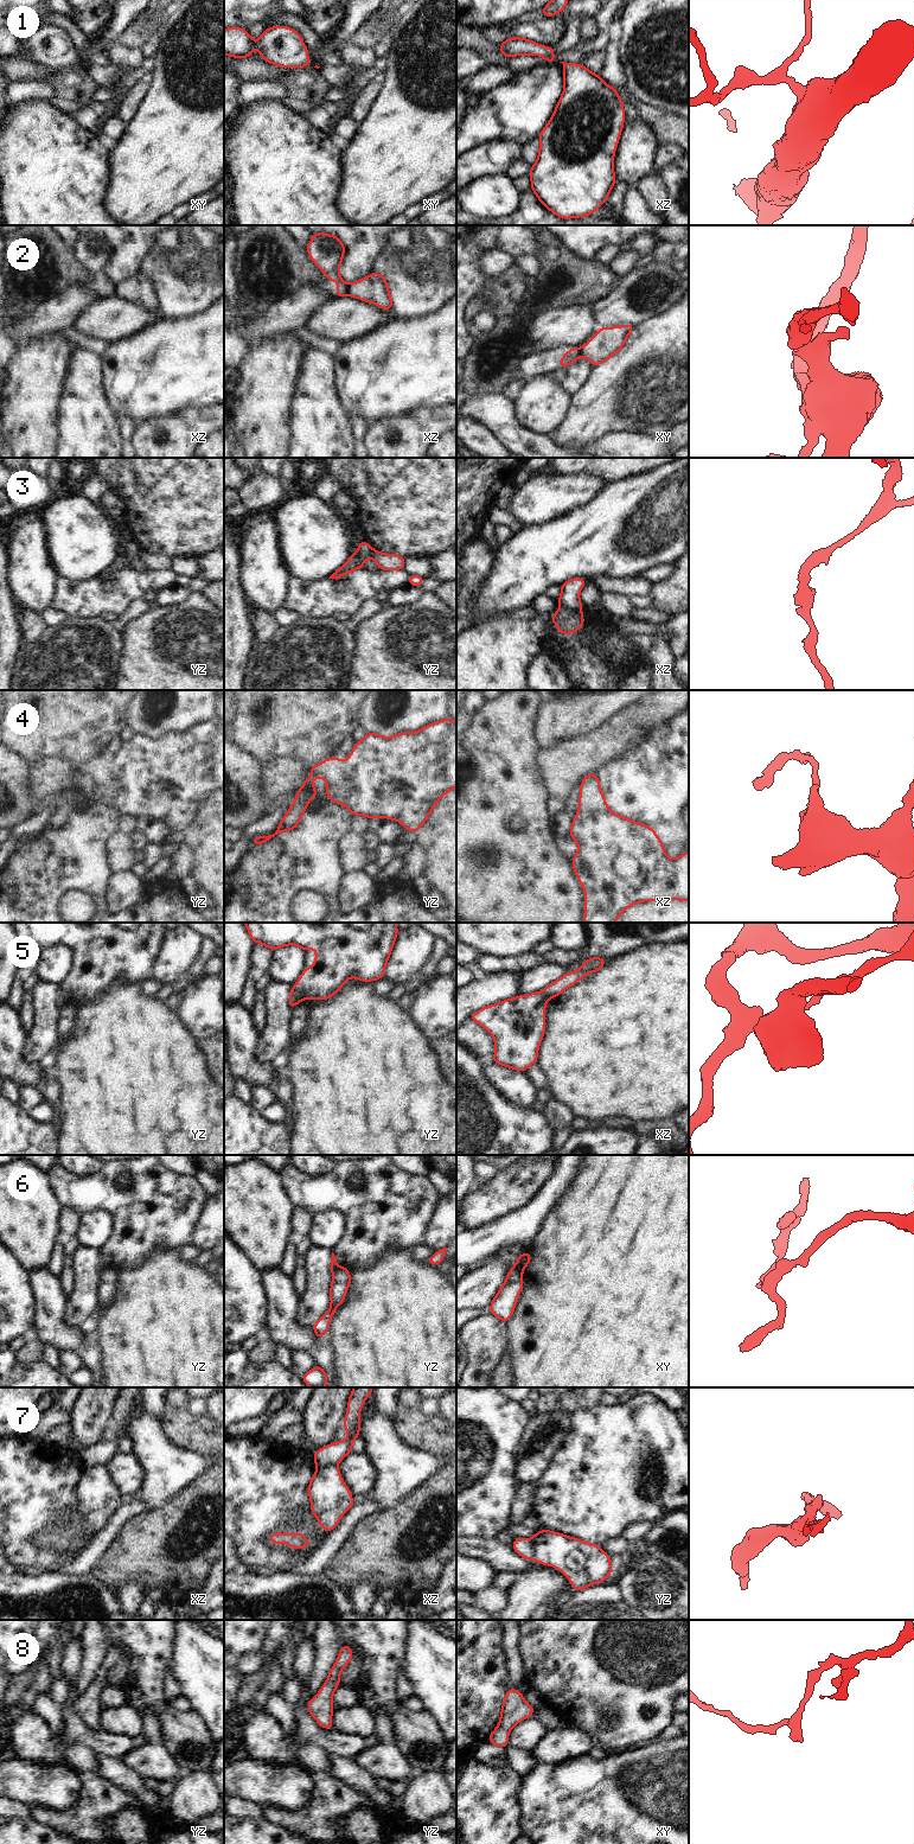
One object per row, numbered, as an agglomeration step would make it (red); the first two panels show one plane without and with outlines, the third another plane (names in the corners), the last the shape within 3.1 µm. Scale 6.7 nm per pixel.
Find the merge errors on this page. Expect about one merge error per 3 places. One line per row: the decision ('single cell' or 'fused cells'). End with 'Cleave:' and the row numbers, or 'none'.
1: single cell
2: fused cells
3: fused cells
4: single cell
5: fused cells
6: fused cells
7: fused cells
8: single cell
Cleave: 2, 3, 5, 6, 7

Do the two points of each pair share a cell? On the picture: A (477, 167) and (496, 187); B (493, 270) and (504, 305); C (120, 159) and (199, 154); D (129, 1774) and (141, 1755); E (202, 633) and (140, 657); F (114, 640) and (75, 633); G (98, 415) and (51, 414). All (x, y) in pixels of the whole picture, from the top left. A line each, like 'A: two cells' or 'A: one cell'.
A: two cells
B: two cells
C: one cell
D: two cells
E: one cell
F: one cell
G: two cells

